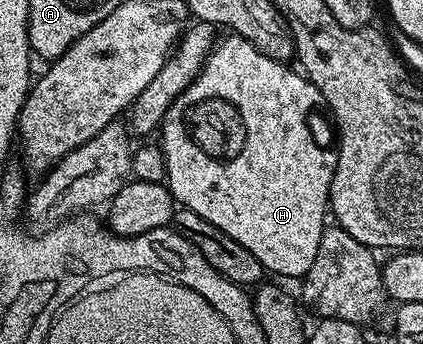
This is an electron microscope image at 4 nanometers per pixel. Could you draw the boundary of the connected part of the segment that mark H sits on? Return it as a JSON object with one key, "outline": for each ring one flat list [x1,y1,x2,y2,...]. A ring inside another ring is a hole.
{"outline":[[231,33,230,38,226,38,217,43,211,50,206,62,202,65,202,70,188,84,188,88,172,104,172,108,166,114,166,119,160,127,160,145,162,155,166,160,166,182,170,187,170,192,174,196,175,203,179,207,196,212,196,216,204,216,204,220,209,220,211,224,216,224,216,228,228,232,232,240,244,244,256,260,260,260,263,271,279,274,282,278,301,279,312,268,312,260,316,260,316,252,320,248,320,240,328,223,328,207,330,204,330,185,336,172,338,163,337,153,326,146,321,146,314,139,314,134,310,131,310,113,314,110,314,105,319,105,320,95,318,89,311,84,310,79,297,69,289,70,286,62,278,62,272,56,264,56,248,40,244,40,239,34]]}

